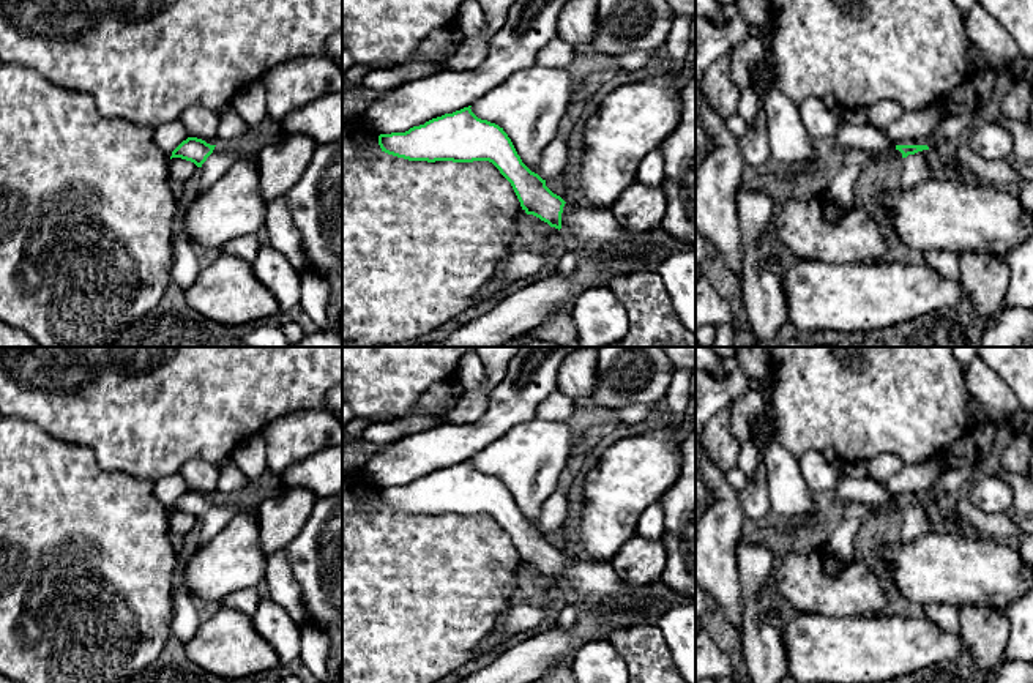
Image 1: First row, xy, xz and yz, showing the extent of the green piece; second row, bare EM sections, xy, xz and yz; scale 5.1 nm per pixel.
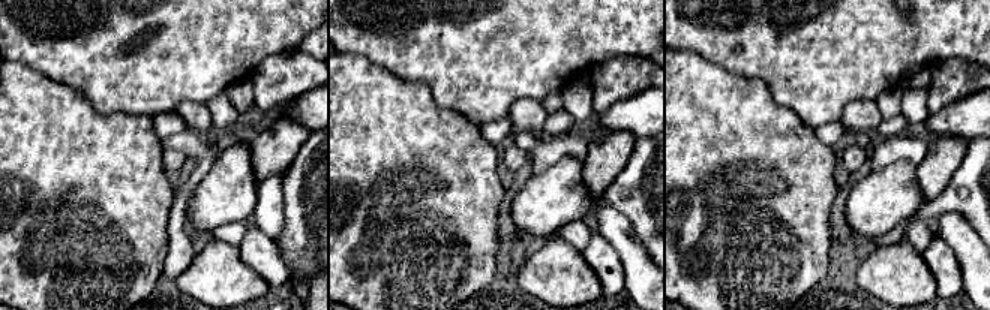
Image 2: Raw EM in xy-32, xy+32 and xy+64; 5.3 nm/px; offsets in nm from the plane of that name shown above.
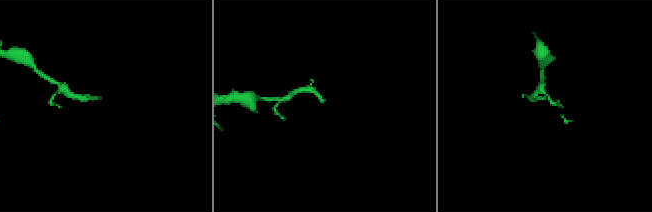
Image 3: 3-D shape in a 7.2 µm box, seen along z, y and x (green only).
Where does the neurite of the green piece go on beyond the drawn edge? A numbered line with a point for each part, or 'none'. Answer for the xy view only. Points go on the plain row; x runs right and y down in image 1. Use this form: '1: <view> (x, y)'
1: xy (223, 511)

